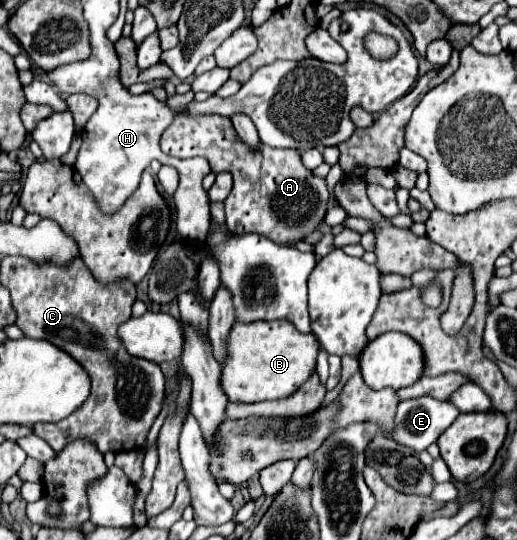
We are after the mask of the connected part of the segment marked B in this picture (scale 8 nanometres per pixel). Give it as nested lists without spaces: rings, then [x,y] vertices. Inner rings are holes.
[[[287,320],[237,324],[227,338],[227,356],[221,364],[221,388],[229,402],[279,400],[293,394],[317,366],[319,340],[301,334]]]

